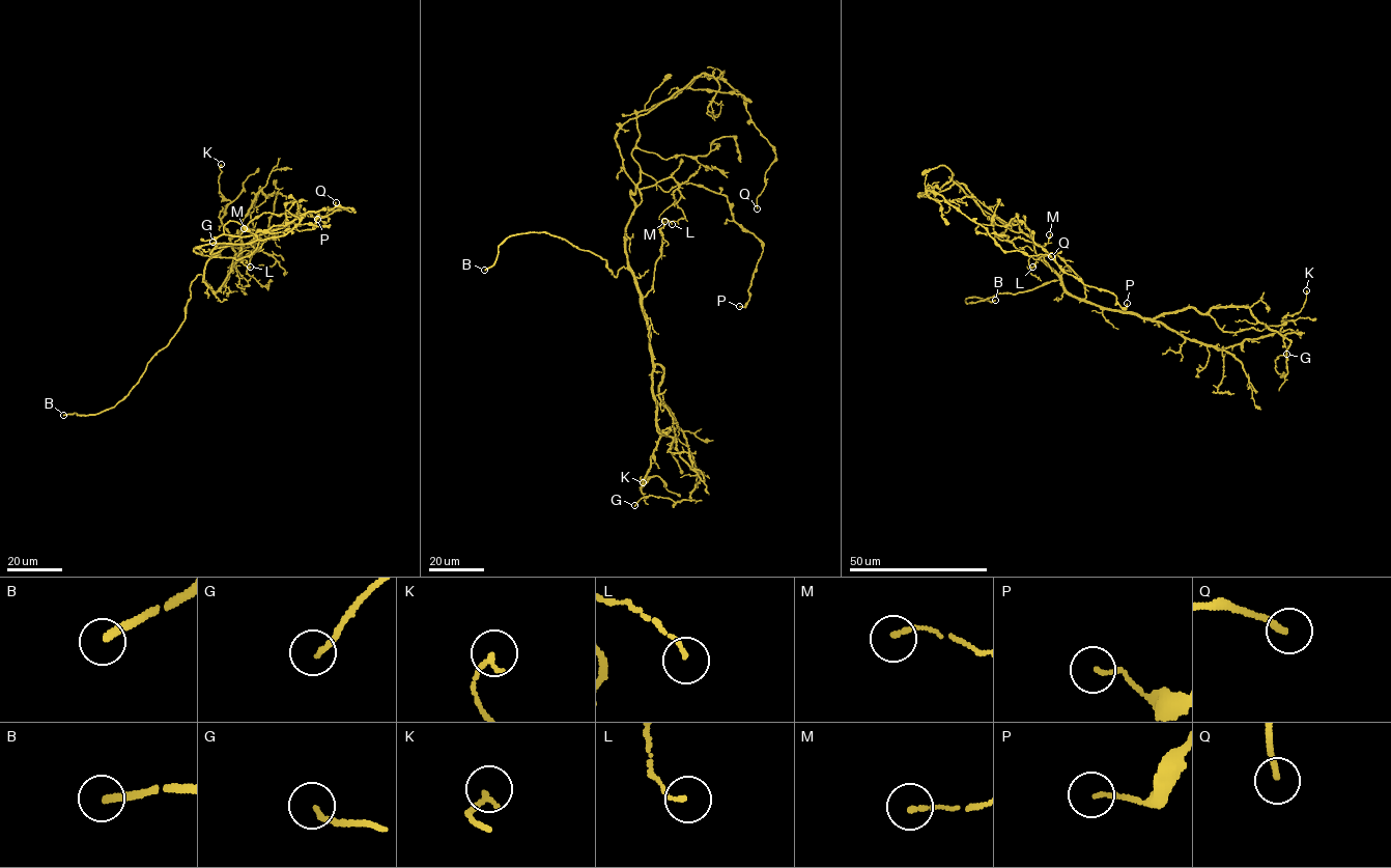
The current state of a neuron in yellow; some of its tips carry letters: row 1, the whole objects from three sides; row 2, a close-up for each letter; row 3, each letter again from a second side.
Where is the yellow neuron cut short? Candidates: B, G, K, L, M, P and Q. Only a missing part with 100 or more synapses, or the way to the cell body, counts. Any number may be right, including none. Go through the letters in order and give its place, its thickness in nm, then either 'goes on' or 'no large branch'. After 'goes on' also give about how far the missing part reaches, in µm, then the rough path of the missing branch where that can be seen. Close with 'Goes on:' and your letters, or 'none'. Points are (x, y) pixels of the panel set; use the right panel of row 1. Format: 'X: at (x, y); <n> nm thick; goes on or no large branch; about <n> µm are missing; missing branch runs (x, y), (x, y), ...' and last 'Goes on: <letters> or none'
B: at (995, 300); 240 nm thick; goes on; about 15 µm are missing; missing branch runs (995, 300), (1013, 303), (1020, 297)
G: at (1286, 354); 140 nm thick; no large branch
K: at (1306, 290); 170 nm thick; no large branch
L: at (1032, 267); 110 nm thick; no large branch
M: at (1049, 234); 130 nm thick; no large branch
P: at (1127, 303); 110 nm thick; no large branch
Q: at (1051, 256); 180 nm thick; no large branch
Goes on: B

